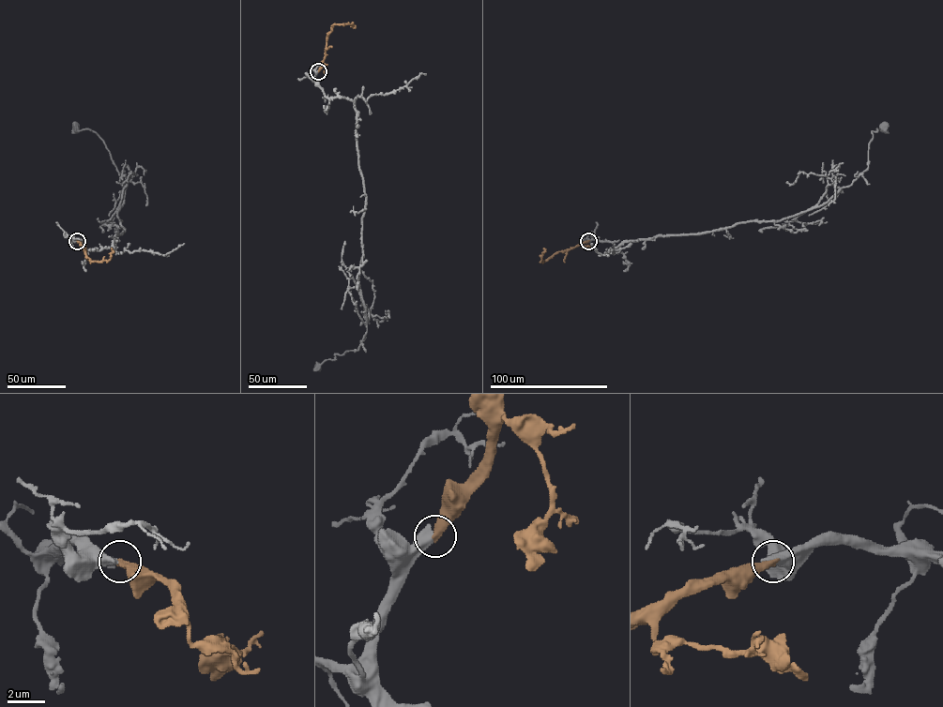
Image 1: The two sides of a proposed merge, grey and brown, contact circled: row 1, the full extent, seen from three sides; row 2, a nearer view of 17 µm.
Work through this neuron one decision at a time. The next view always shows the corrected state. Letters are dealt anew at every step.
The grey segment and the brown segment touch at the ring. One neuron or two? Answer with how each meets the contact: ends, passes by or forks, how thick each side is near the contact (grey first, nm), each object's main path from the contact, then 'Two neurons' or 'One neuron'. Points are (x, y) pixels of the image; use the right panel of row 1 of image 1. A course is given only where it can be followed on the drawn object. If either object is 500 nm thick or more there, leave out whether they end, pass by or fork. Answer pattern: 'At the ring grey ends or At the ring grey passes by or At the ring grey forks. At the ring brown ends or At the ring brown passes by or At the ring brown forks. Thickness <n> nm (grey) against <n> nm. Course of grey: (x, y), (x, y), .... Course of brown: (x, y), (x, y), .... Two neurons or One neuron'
Thickness 550 nm (grey) against 400 nm. Course of grey: (588, 241), (611, 242), (615, 249), (630, 241), (777, 221), (821, 206), (867, 168), (872, 131), (885, 126). Course of brown: (588, 241), (557, 251), (541, 262), (543, 248). One neuron

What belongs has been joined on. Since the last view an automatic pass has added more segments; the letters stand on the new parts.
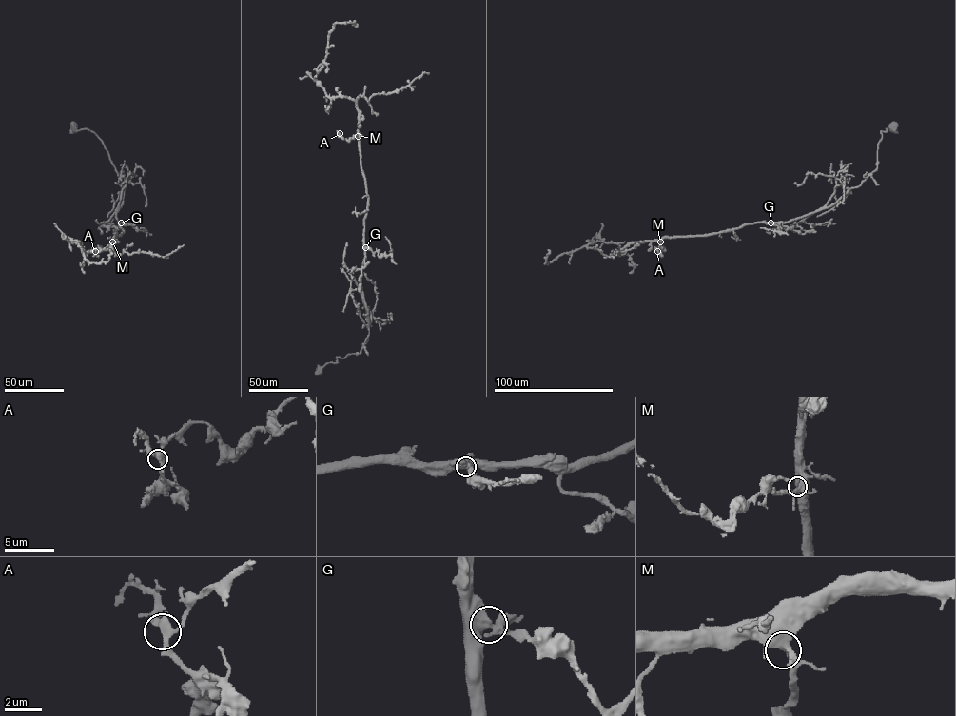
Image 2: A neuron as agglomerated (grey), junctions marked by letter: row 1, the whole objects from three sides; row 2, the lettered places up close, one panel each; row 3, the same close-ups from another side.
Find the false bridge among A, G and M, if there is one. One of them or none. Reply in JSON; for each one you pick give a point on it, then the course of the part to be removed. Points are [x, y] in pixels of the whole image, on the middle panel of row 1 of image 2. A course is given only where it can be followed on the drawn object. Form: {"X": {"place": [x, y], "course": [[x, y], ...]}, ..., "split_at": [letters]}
{"split_at": []}

